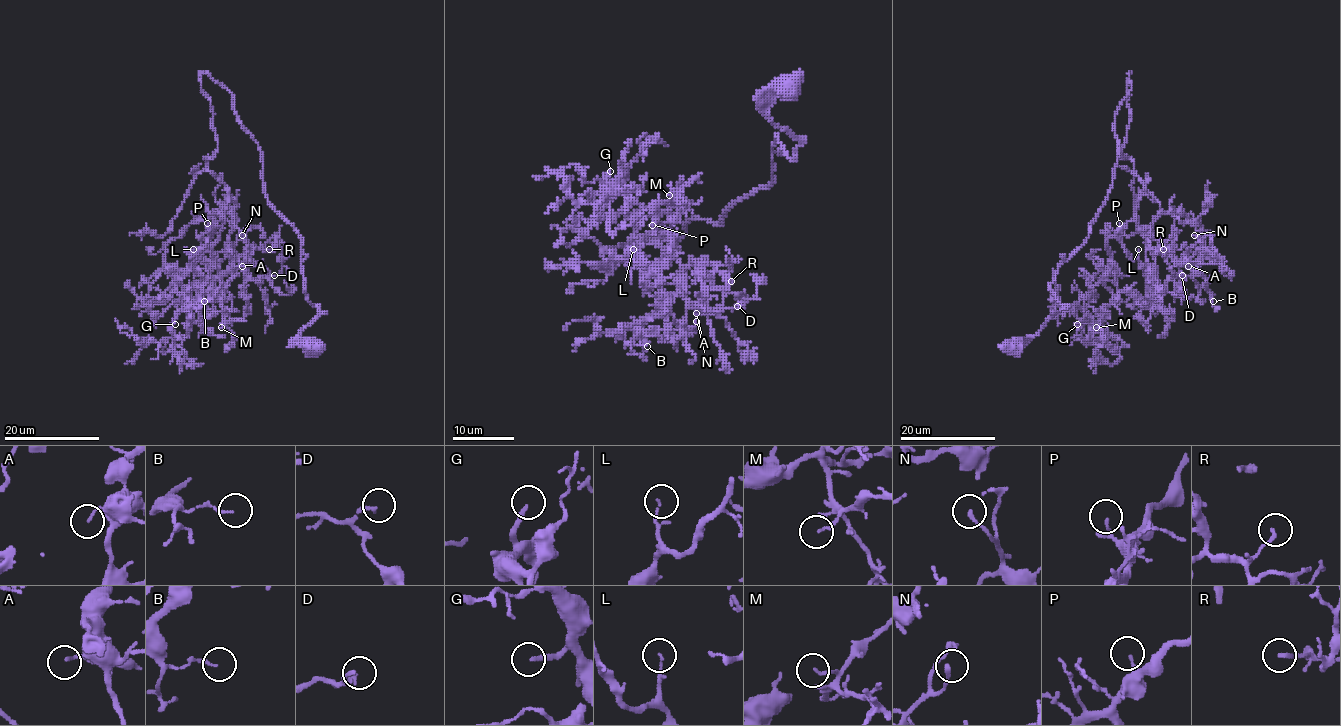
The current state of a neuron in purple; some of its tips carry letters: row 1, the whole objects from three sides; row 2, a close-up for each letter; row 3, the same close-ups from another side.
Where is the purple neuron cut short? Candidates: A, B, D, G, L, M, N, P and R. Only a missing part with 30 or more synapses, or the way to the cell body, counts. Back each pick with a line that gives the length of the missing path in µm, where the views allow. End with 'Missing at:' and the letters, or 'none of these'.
G: 15 µm
Missing at: G

